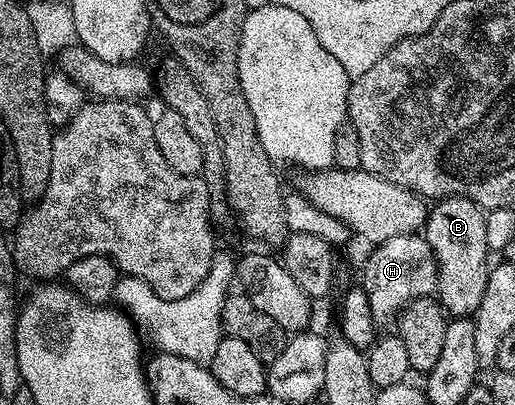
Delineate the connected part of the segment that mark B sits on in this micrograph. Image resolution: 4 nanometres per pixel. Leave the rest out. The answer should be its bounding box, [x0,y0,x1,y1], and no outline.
[425,194,489,318]

